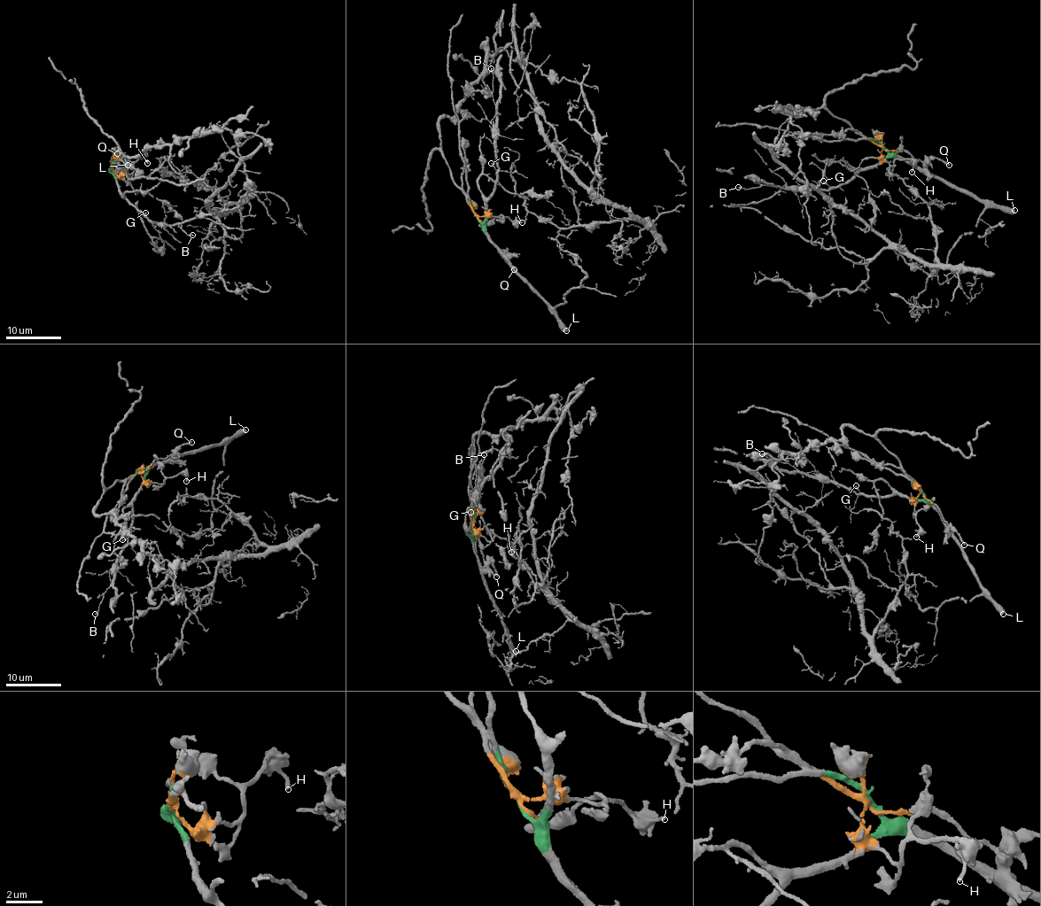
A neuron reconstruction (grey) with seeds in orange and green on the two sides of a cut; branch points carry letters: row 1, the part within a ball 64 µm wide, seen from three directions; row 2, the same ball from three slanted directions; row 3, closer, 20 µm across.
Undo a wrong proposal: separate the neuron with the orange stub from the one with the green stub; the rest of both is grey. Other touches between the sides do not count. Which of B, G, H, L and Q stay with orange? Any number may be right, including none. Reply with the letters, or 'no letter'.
H, Q

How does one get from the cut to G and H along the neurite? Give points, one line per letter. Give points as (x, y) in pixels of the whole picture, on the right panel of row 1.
G: (882, 147), (887, 152), (885, 157), (856, 170), (850, 181), (831, 187), (823, 181)
H: (882, 147), (882, 158), (892, 166), (892, 162), (908, 159), (912, 166), (912, 172)

